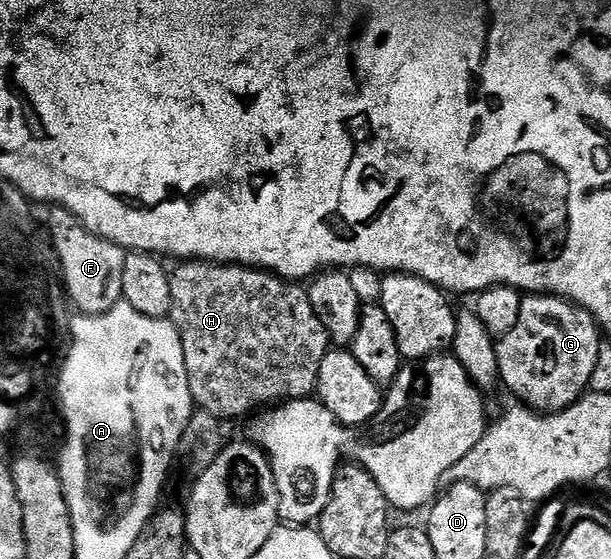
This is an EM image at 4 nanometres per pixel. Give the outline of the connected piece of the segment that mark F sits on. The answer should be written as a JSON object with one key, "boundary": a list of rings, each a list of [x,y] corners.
{"boundary":[[[55,210],[45,220],[45,231],[57,268],[63,271],[63,284],[67,287],[67,296],[79,307],[85,316],[104,316],[113,310],[123,298],[121,282],[125,275],[126,251],[120,250],[92,235],[78,220],[62,211]]]}

